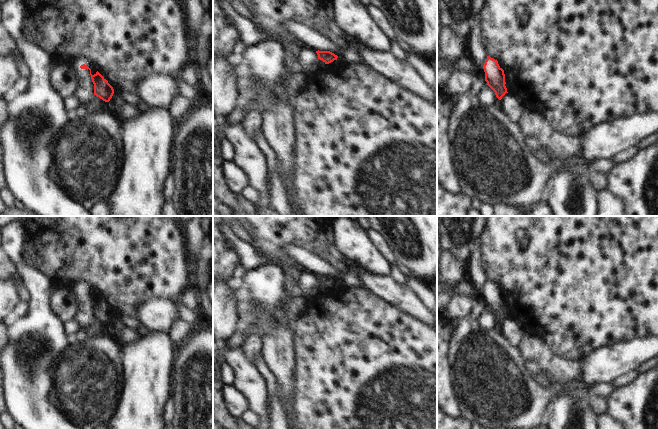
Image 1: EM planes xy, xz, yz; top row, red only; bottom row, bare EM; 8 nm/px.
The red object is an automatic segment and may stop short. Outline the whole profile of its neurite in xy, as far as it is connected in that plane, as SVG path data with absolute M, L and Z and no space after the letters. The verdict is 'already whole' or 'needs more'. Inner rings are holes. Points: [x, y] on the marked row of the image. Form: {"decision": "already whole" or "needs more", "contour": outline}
{"decision": "already whole", "contour": "M85 64L81 65L80 68L90 70L91 79L94 84L94 95L105 102L109 102L114 94L114 89L108 81L98 71L92 75L91 69Z"}

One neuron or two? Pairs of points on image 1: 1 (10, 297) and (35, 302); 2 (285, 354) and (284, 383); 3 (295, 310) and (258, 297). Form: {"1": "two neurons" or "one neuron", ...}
{"1": "two neurons", "2": "one neuron", "3": "one neuron"}

